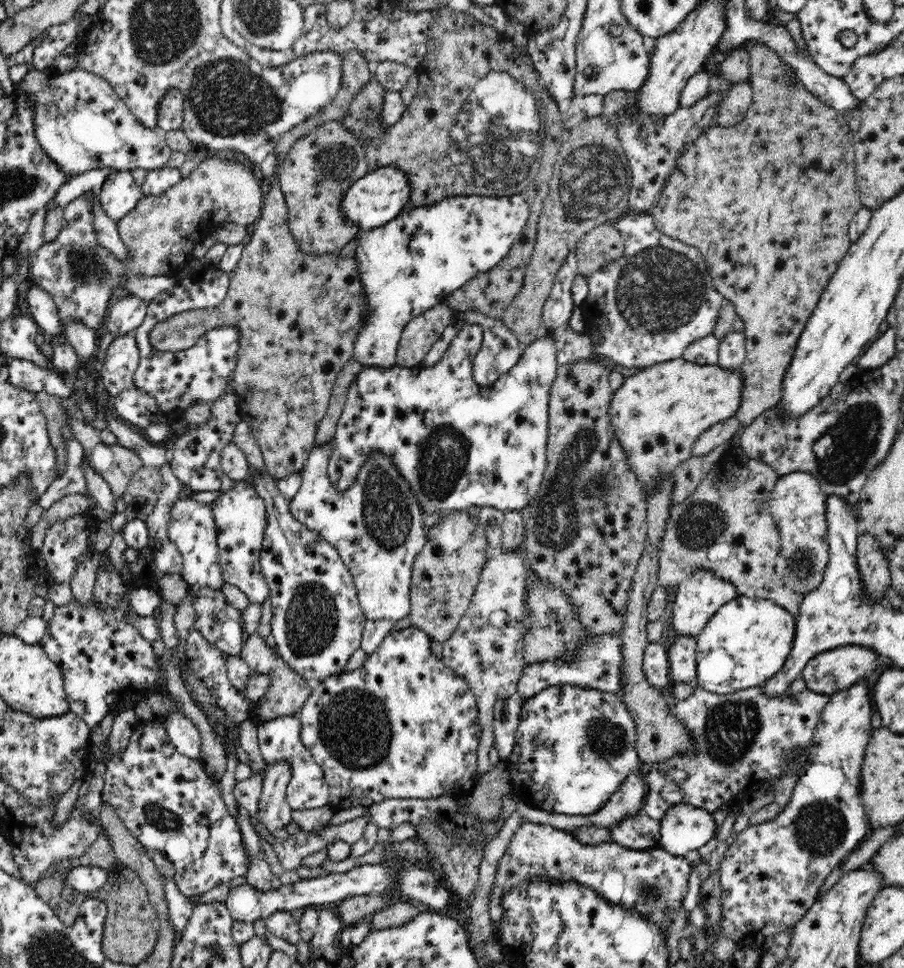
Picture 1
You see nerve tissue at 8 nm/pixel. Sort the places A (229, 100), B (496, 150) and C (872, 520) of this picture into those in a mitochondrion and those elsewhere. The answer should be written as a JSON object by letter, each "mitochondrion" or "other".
{"A":"mitochondrion","B":"mitochondrion","C":"other"}

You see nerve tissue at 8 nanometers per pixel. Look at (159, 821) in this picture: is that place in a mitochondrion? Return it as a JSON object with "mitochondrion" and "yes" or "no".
{"mitochondrion":"yes"}

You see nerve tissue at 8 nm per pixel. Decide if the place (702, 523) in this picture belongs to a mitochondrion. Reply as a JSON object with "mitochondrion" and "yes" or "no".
{"mitochondrion":"yes"}

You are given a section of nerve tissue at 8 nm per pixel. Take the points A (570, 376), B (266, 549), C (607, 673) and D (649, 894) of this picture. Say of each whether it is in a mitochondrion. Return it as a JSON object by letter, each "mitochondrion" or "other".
{"A":"other","B":"other","C":"other","D":"mitochondrion"}

